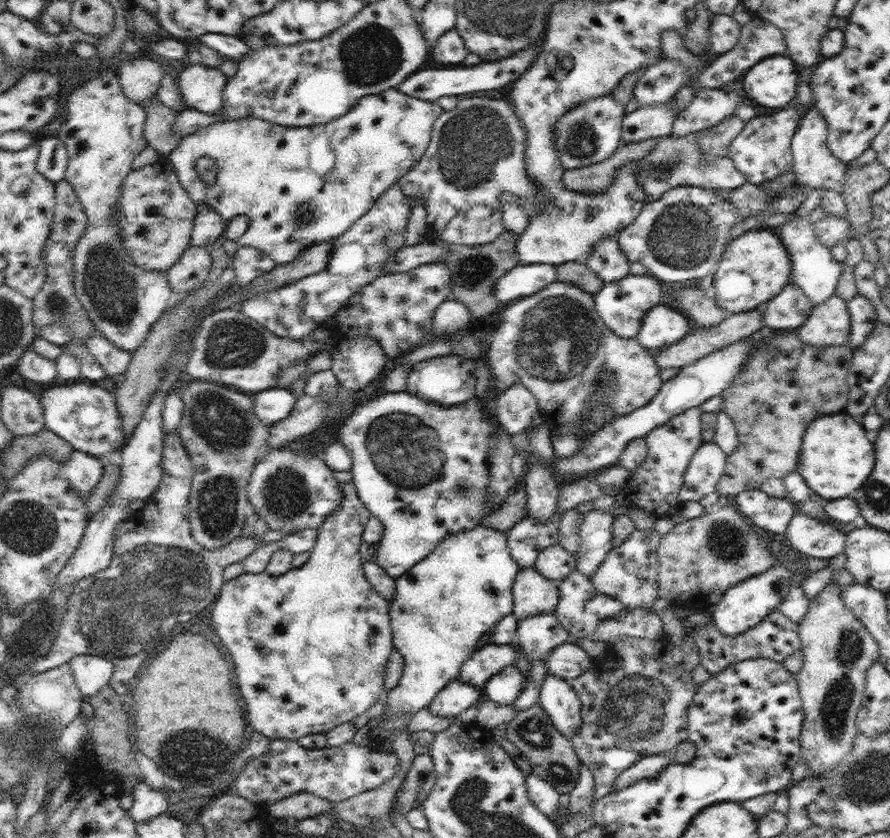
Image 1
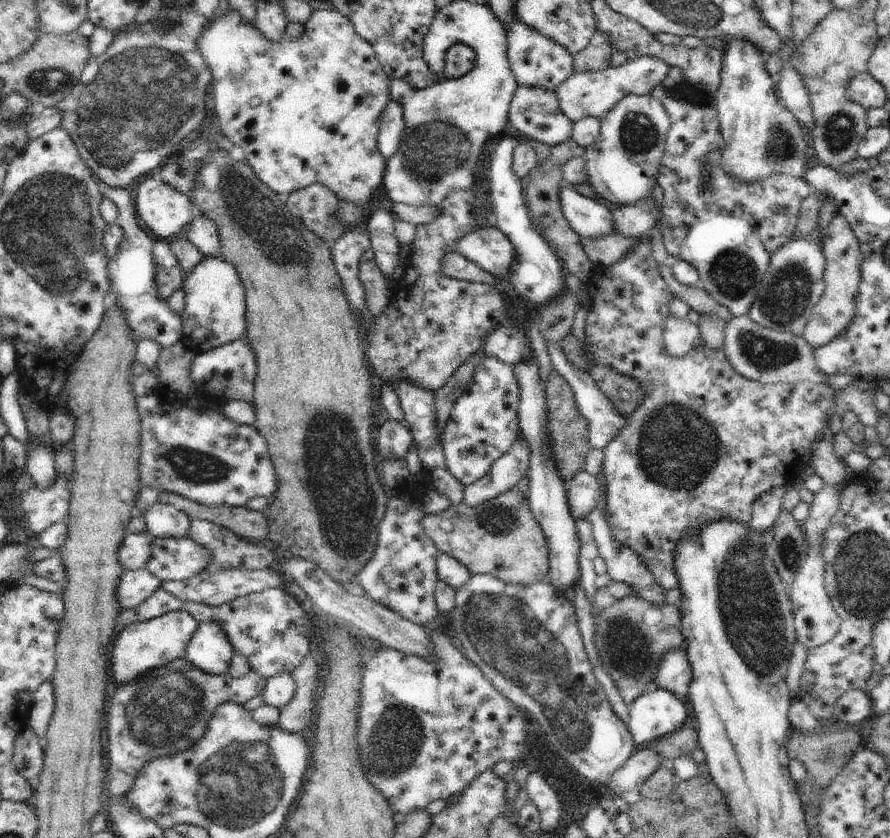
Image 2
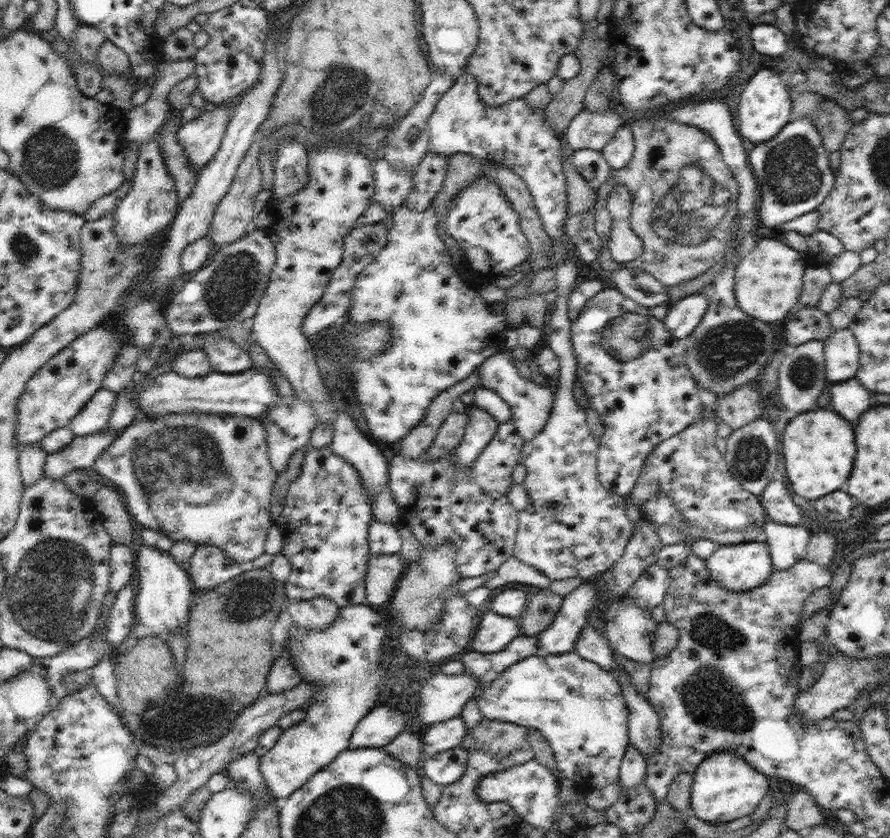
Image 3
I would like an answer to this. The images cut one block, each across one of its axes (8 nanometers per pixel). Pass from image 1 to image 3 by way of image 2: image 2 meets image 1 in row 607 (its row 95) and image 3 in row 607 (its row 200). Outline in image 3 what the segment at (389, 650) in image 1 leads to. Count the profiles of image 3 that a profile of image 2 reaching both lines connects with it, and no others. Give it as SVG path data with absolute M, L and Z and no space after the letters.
M367 603L340 607L340 610L336 623L328 627L326 631L306 631L296 627L294 622L286 631L288 640L285 640L286 644L282 650L288 650L292 666L302 673L303 681L310 682L316 688L316 693L306 707L307 717L294 726L283 728L276 744L259 761L259 769L266 781L266 786L280 802L304 786L304 783L320 769L334 761L342 750L349 748L356 725L374 708L374 702L378 700L379 694L382 694L380 680L386 675L387 670L380 663L380 656L383 655L382 642L386 638L386 628L382 626L383 619Z

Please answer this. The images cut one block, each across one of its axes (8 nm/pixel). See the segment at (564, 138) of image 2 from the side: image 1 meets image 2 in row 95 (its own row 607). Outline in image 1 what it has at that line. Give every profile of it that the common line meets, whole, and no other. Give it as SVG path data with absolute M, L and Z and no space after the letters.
M535 565L519 569L512 594L512 613L517 620L542 611L554 611L559 601L557 583L538 573Z

